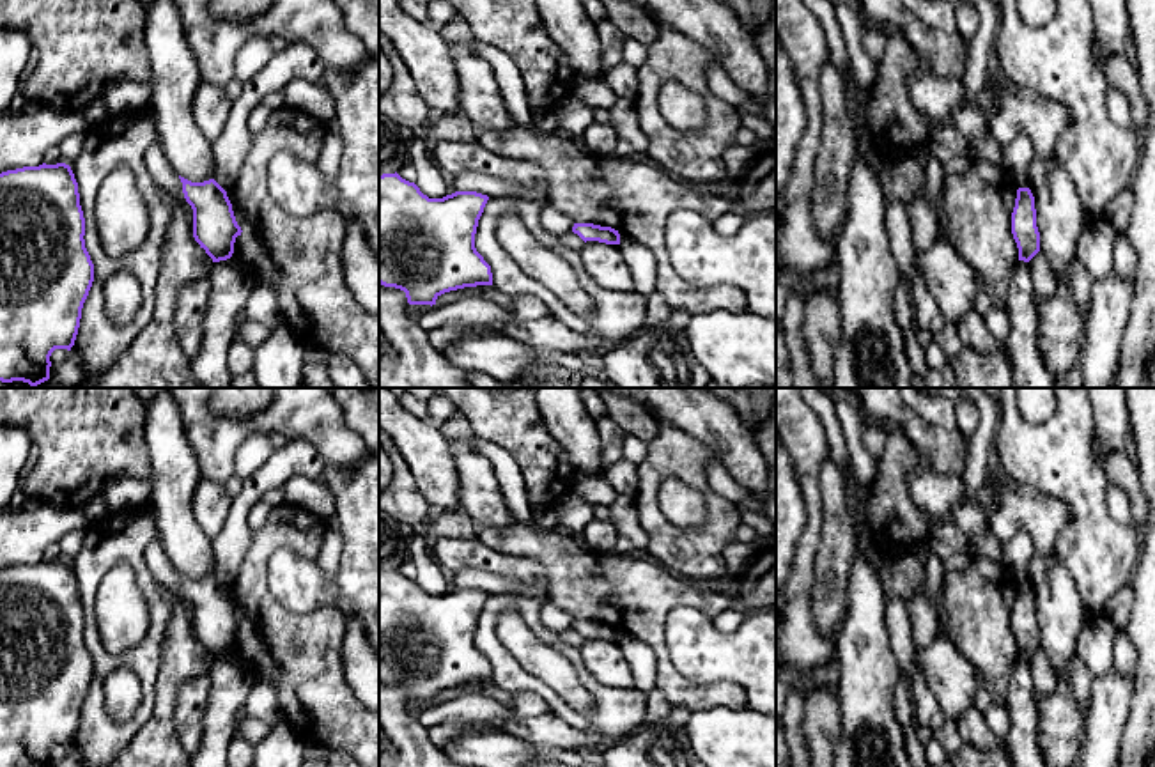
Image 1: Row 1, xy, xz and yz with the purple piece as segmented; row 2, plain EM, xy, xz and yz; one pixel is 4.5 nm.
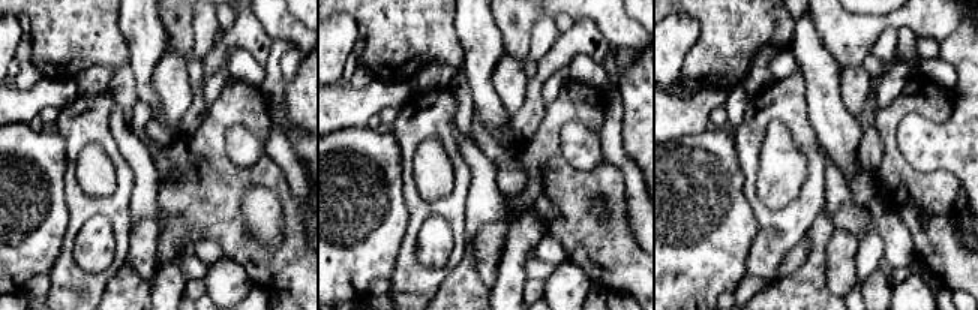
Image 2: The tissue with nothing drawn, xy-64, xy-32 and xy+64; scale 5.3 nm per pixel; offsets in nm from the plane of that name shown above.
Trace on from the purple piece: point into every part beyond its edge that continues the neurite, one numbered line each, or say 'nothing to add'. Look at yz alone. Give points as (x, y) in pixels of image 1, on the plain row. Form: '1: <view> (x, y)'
1: yz (1015, 553)

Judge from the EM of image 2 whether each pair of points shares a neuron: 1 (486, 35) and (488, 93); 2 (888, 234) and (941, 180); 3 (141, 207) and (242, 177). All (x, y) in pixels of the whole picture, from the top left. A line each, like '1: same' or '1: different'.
1: same
2: different
3: different

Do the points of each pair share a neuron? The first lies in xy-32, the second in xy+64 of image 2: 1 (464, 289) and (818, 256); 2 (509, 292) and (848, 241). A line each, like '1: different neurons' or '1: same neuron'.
1: same neuron
2: different neurons

